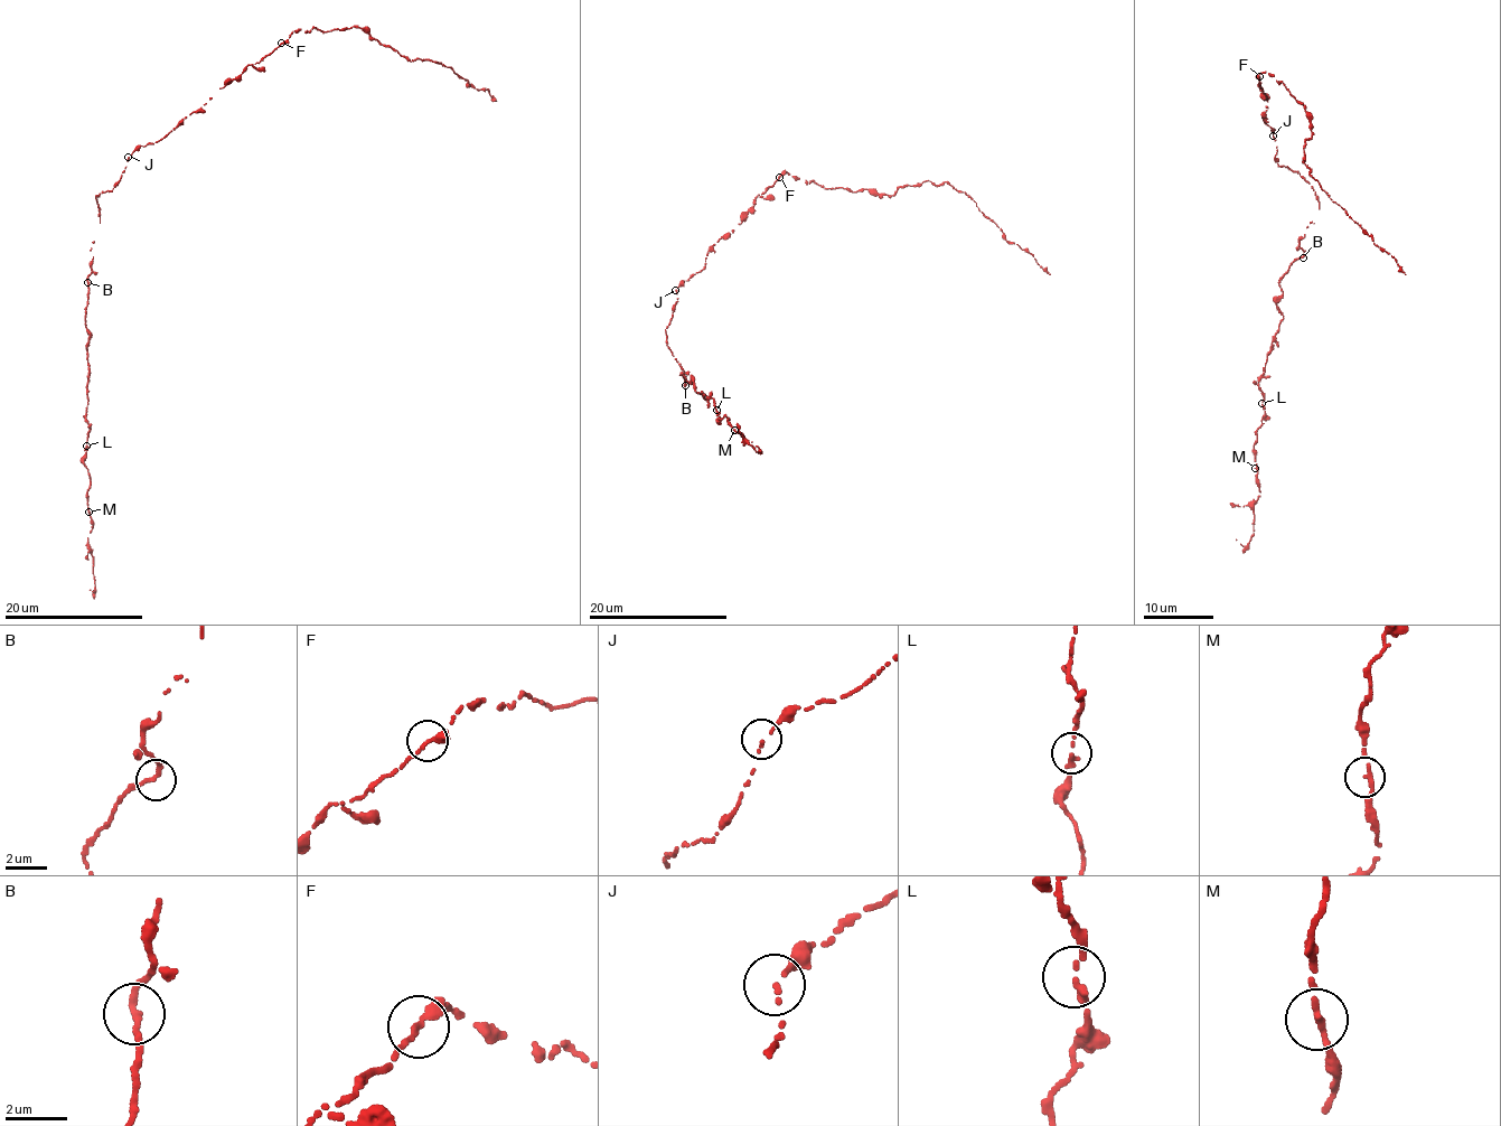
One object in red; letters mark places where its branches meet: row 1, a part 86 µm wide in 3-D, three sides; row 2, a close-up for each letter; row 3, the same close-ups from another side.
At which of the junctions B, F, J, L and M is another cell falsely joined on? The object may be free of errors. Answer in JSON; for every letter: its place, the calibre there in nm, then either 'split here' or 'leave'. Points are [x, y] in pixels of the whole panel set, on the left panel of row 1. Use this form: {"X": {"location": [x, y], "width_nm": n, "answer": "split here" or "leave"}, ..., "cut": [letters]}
{"B": {"location": [87, 282], "width_nm": 240, "answer": "leave"}, "F": {"location": [281, 43], "width_nm": 360, "answer": "leave"}, "J": {"location": [128, 157], "width_nm": 160, "answer": "leave"}, "L": {"location": [86, 446], "width_nm": 240, "answer": "leave"}, "M": {"location": [88, 512], "width_nm": 200, "answer": "leave"}, "cut": []}

